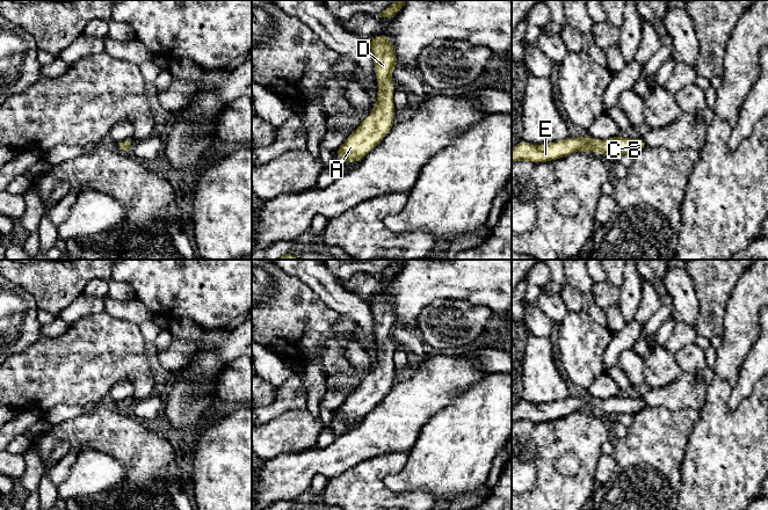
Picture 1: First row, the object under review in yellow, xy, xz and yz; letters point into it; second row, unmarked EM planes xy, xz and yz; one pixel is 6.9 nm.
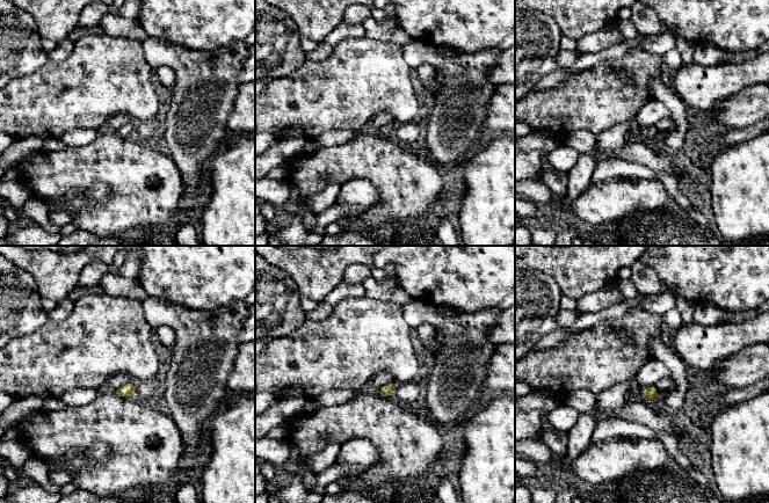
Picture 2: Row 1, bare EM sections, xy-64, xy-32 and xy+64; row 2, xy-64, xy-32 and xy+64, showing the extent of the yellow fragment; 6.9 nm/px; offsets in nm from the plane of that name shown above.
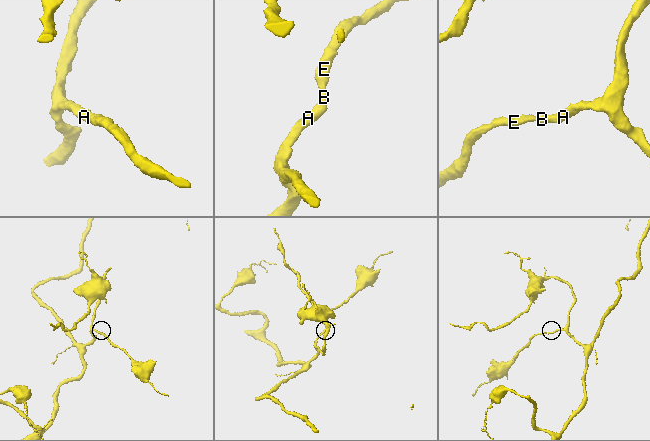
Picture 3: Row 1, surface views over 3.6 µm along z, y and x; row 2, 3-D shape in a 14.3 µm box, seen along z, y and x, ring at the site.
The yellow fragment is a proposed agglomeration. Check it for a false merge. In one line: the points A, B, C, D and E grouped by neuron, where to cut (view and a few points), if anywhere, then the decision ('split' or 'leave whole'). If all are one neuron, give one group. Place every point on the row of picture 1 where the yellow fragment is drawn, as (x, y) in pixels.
A B C D E | no cut | leave whole

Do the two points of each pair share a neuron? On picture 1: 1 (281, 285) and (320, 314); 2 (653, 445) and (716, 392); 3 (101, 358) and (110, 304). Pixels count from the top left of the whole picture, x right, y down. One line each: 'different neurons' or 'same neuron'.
1: same neuron
2: different neurons
3: different neurons

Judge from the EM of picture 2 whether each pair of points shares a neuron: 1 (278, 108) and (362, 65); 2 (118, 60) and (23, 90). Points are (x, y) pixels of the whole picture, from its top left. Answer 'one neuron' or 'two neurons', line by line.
1: one neuron
2: one neuron

